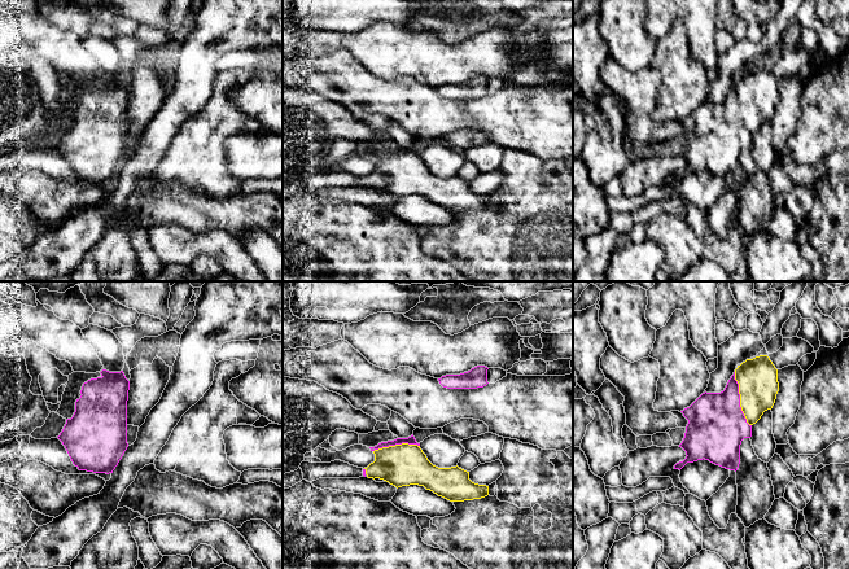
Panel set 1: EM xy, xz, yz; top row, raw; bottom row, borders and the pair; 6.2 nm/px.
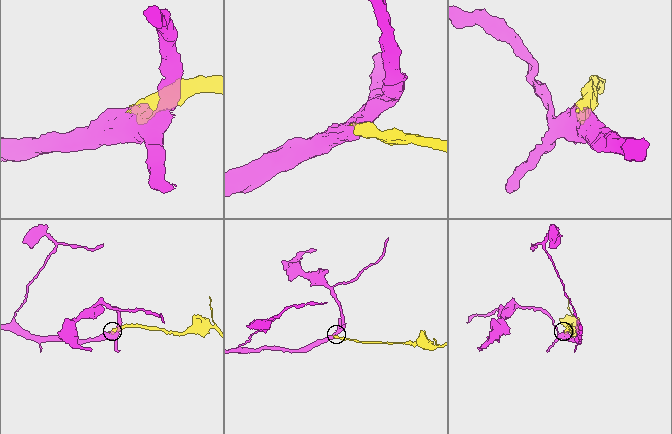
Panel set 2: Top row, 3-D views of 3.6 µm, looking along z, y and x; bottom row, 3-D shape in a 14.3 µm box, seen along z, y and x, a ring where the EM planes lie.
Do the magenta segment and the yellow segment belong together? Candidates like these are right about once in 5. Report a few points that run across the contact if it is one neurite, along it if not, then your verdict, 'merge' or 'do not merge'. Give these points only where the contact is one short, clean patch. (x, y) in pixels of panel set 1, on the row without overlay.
merge

